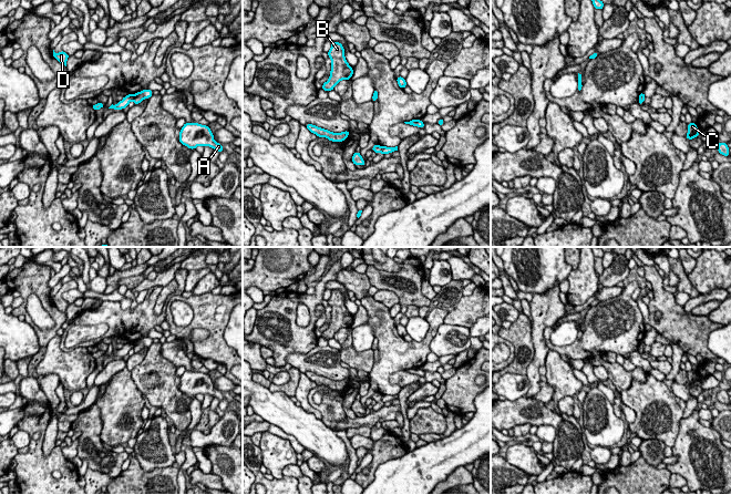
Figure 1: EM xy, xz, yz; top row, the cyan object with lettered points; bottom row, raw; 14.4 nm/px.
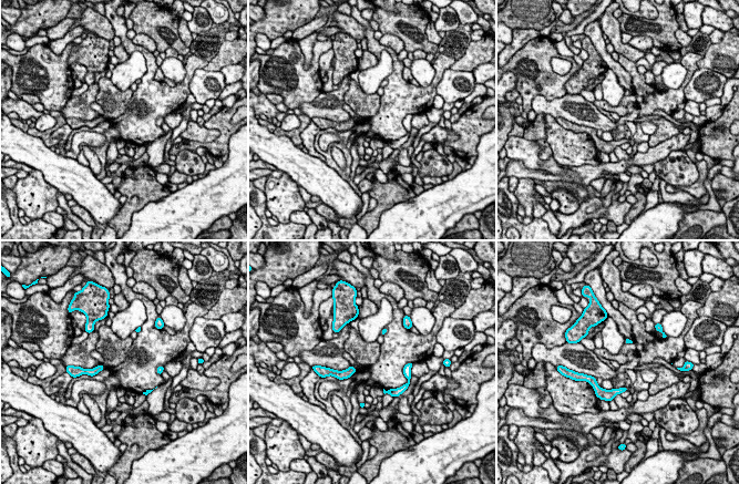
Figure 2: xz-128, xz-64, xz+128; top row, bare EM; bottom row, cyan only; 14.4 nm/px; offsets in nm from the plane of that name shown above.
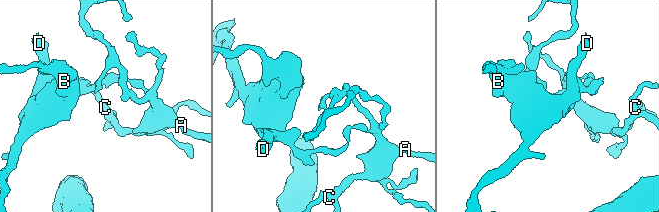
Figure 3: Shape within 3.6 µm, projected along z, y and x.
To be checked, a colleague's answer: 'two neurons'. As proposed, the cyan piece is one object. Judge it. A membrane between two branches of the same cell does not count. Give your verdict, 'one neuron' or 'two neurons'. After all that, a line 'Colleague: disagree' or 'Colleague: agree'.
two neurons
Colleague: agree

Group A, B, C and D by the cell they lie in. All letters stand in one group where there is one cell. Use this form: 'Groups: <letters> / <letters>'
Groups: A C / B D

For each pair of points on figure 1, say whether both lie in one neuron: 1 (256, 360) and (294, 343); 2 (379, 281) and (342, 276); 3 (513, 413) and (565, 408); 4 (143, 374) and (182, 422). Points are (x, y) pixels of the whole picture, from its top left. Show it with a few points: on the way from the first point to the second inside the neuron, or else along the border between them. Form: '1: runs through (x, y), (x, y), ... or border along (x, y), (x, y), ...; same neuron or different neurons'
1: border along (254, 341), (260, 347); different neurons
2: border along (364, 274), (371, 285); different neurons
3: border along (562, 412), (573, 415); different neurons
4: runs through (155, 387), (175, 406), (175, 410); same neuron

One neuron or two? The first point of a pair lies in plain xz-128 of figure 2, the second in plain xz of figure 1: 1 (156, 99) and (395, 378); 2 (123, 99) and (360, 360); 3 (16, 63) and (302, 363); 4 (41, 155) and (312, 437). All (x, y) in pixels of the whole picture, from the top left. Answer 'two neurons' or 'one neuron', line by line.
1: two neurons
2: one neuron
3: two neurons
4: one neuron

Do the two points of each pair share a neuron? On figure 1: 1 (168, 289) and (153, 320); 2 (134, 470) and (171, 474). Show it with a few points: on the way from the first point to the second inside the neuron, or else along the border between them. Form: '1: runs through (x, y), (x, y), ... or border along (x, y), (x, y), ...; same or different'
1: border along (172, 292), (167, 297), (162, 311), (155, 315); different
2: runs through (143, 476), (162, 474); same

